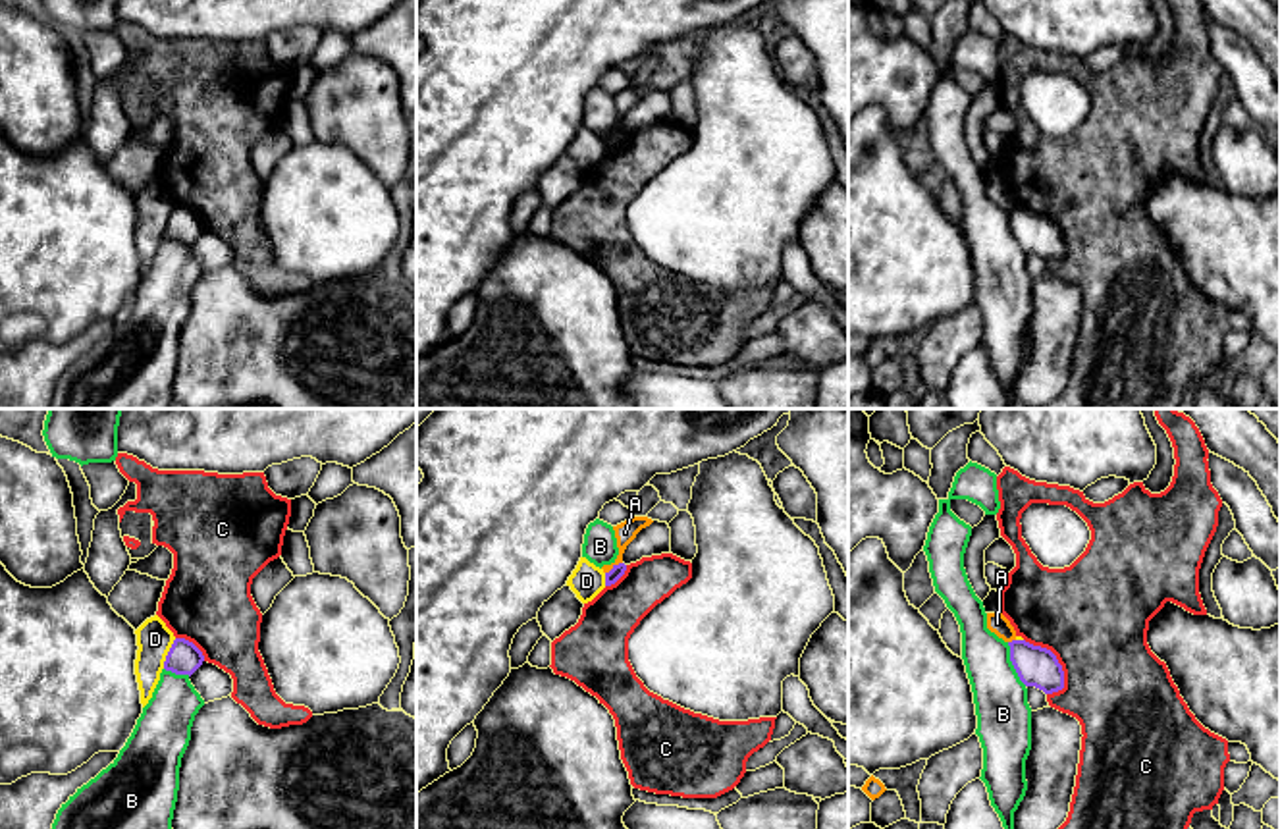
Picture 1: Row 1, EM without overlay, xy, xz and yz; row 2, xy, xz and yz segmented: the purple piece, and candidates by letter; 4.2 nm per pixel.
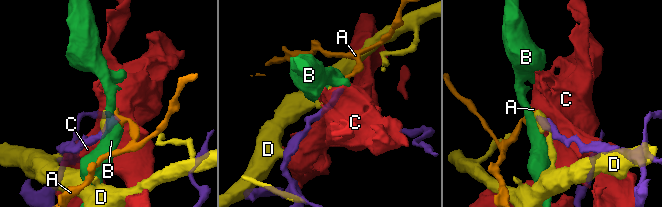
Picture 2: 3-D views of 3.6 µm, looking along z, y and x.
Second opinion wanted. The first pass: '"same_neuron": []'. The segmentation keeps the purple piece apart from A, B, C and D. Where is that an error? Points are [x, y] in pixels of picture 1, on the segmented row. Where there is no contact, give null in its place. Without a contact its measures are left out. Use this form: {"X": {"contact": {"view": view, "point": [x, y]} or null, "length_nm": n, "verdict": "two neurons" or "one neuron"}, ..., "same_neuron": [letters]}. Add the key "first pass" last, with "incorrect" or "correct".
{"A": {"contact": {"view": "xz", "point": [613, 565]}, "length_nm": 90, "verdict": "two neurons"}, "B": {"contact": {"view": "yz", "point": [1013, 664]}, "length_nm": 200, "verdict": "two neurons"}, "C": {"contact": {"view": "yz", "point": [1055, 658]}, "length_nm": 280, "verdict": "two neurons"}, "D": {"contact": {"view": "xy", "point": [168, 654]}, "length_nm": 140, "verdict": "two neurons"}, "same_neuron": [], "first pass": "correct"}

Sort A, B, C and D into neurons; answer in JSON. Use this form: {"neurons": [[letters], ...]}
{"neurons": [["A"], ["B"], ["C"], ["D"]]}

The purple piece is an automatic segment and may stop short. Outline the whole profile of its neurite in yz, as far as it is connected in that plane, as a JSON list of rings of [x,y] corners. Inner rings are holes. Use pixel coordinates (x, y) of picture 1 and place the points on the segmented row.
[[[1012,640],[1008,646],[1010,661],[1026,686],[1035,686],[1045,694],[1064,688],[1062,665],[1051,650],[1026,640]]]

